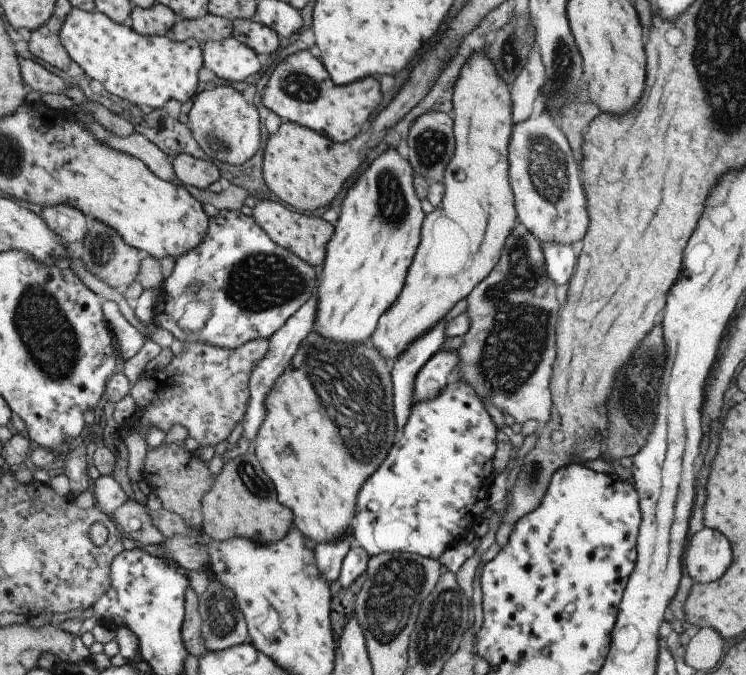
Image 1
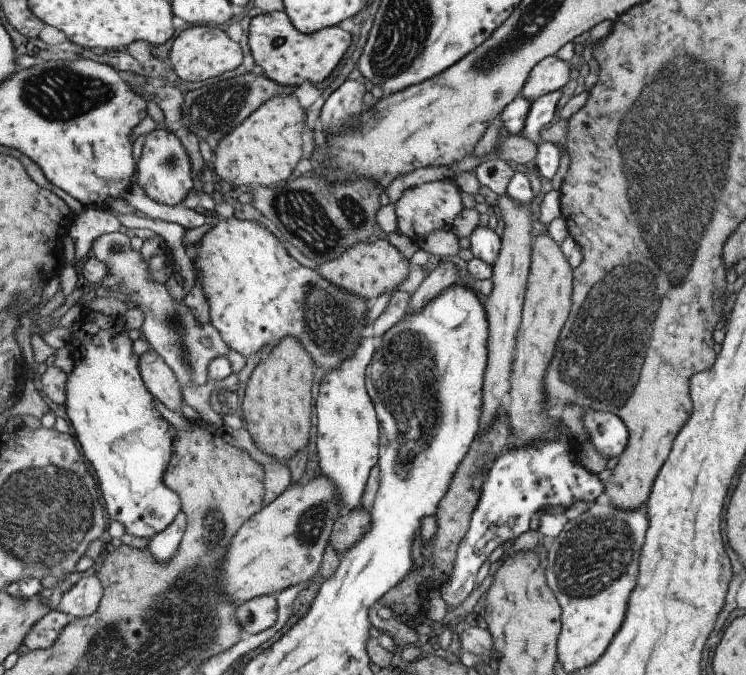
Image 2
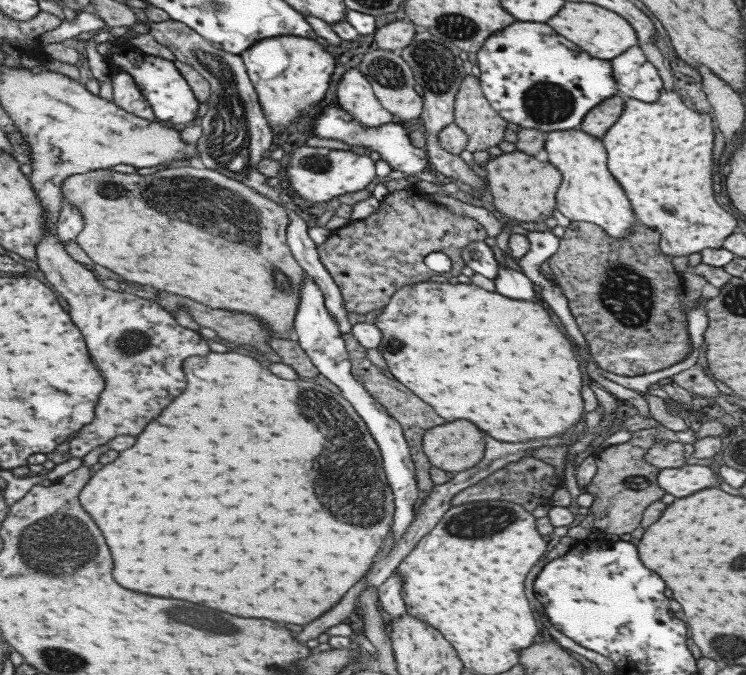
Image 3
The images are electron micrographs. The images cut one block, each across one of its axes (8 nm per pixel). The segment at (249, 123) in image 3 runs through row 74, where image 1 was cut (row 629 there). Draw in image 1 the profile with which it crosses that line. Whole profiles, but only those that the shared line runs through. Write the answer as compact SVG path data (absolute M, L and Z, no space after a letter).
M215 580L199 595L200 635L209 651L248 642L246 622L233 591Z

